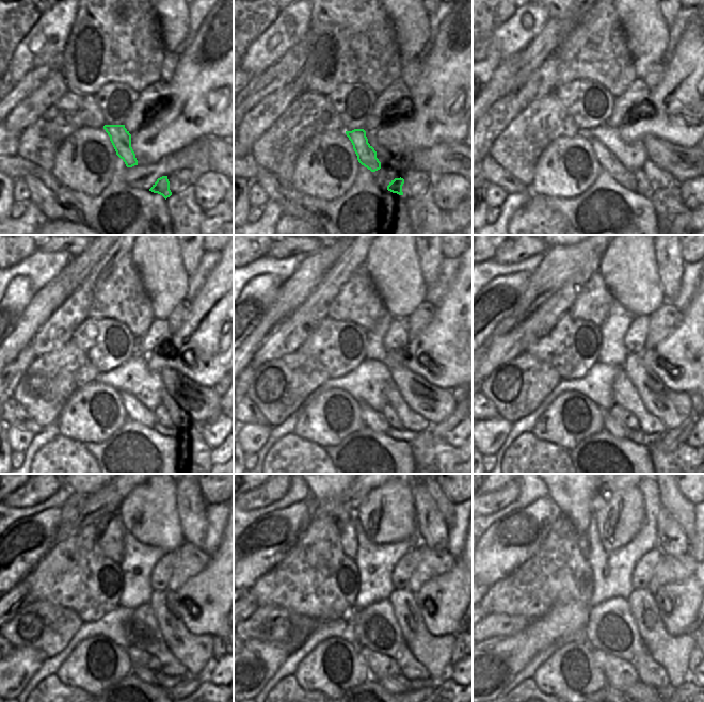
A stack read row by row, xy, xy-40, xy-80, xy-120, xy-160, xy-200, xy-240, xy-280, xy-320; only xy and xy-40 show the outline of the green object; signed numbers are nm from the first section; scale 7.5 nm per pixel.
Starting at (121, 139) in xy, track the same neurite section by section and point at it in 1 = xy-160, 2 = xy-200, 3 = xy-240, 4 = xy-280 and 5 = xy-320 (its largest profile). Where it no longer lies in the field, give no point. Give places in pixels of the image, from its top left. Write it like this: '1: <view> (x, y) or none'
1: xy-160 (372, 418)
2: xy-200 (617, 429)
3: xy-240 (144, 674)
4: xy-280 (392, 685)
5: xy-320 (638, 690)

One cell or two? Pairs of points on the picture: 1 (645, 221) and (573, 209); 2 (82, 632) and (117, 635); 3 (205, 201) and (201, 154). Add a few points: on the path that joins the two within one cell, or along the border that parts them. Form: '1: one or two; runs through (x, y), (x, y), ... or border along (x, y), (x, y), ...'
1: one; runs through (627, 202), (610, 188), (592, 191)
2: one; runs through (91, 629), (109, 629)
3: two; border along (207, 171), (195, 176)

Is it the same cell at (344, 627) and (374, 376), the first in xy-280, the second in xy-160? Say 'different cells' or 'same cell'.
same cell

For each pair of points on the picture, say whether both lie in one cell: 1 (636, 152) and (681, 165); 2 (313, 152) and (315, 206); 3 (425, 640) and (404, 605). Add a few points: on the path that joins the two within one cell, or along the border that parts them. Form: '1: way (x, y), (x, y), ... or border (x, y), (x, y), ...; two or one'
1: border (640, 142), (648, 158); two
2: border (291, 187), (320, 198), (340, 196); two
3: way (415, 635), (409, 629), (403, 618), (404, 615); one

